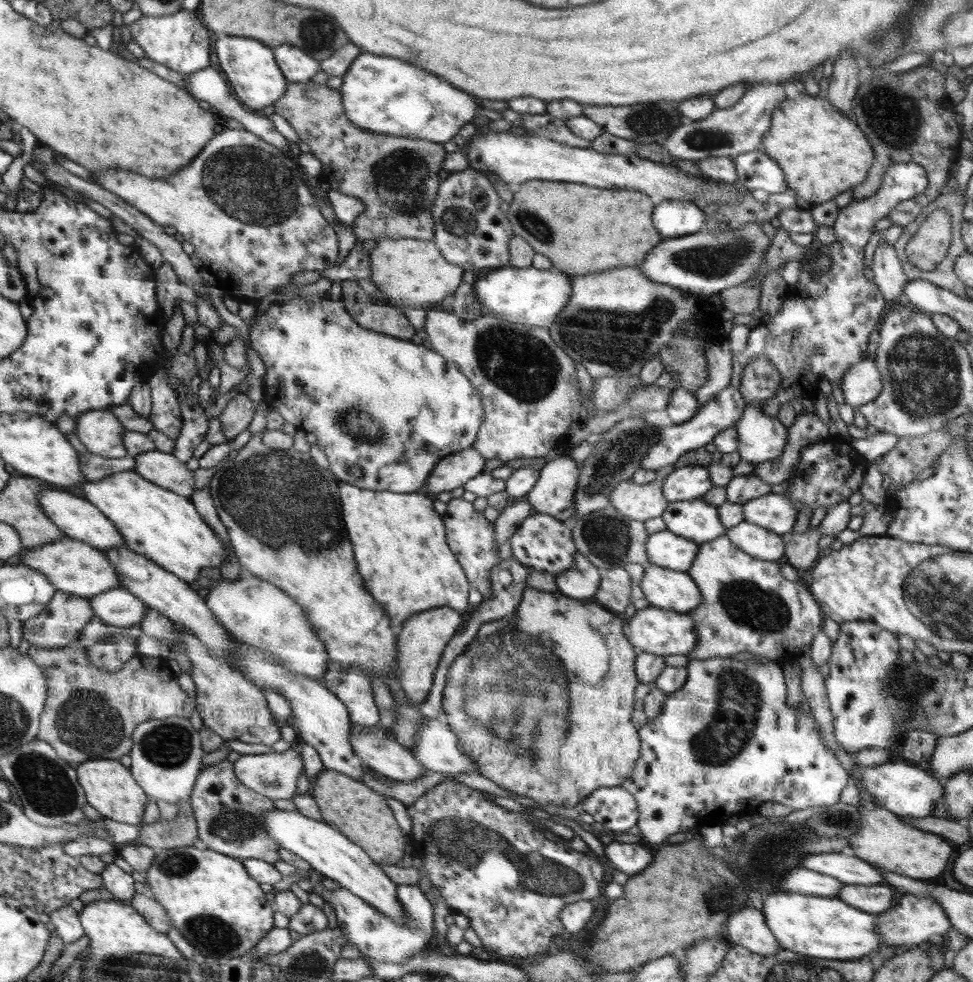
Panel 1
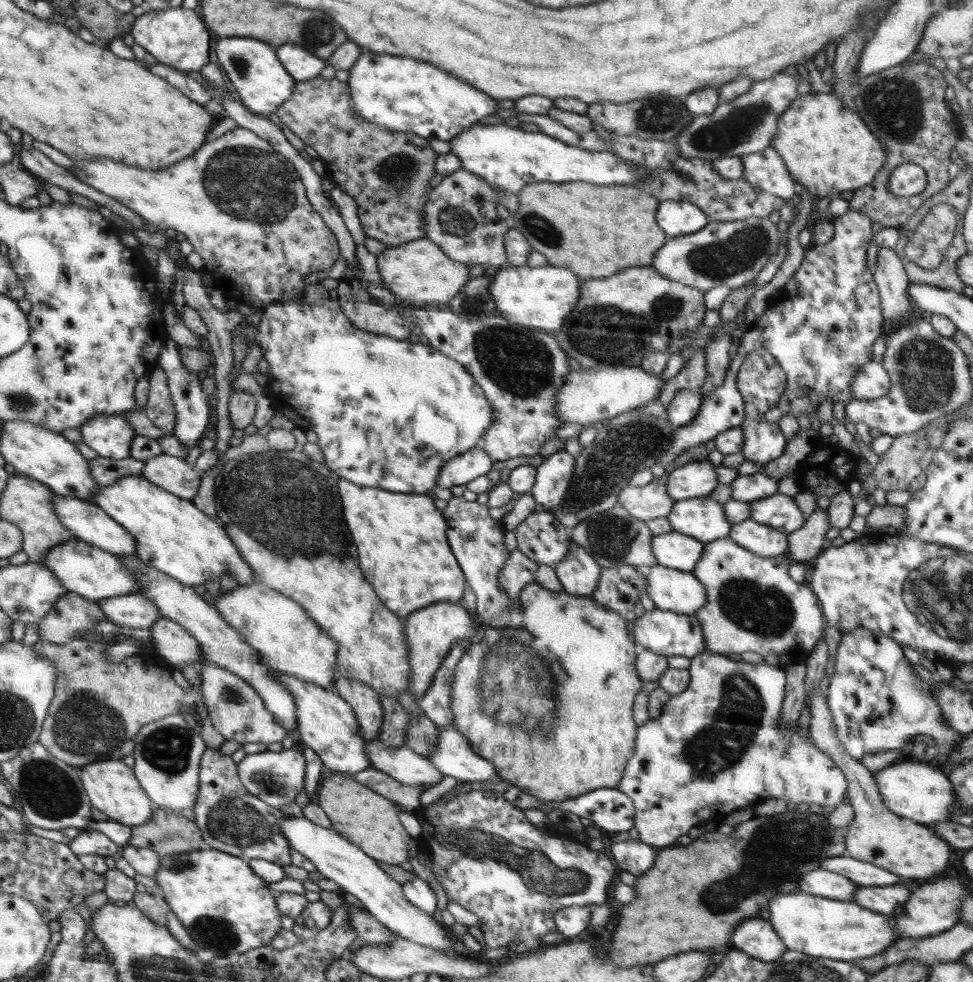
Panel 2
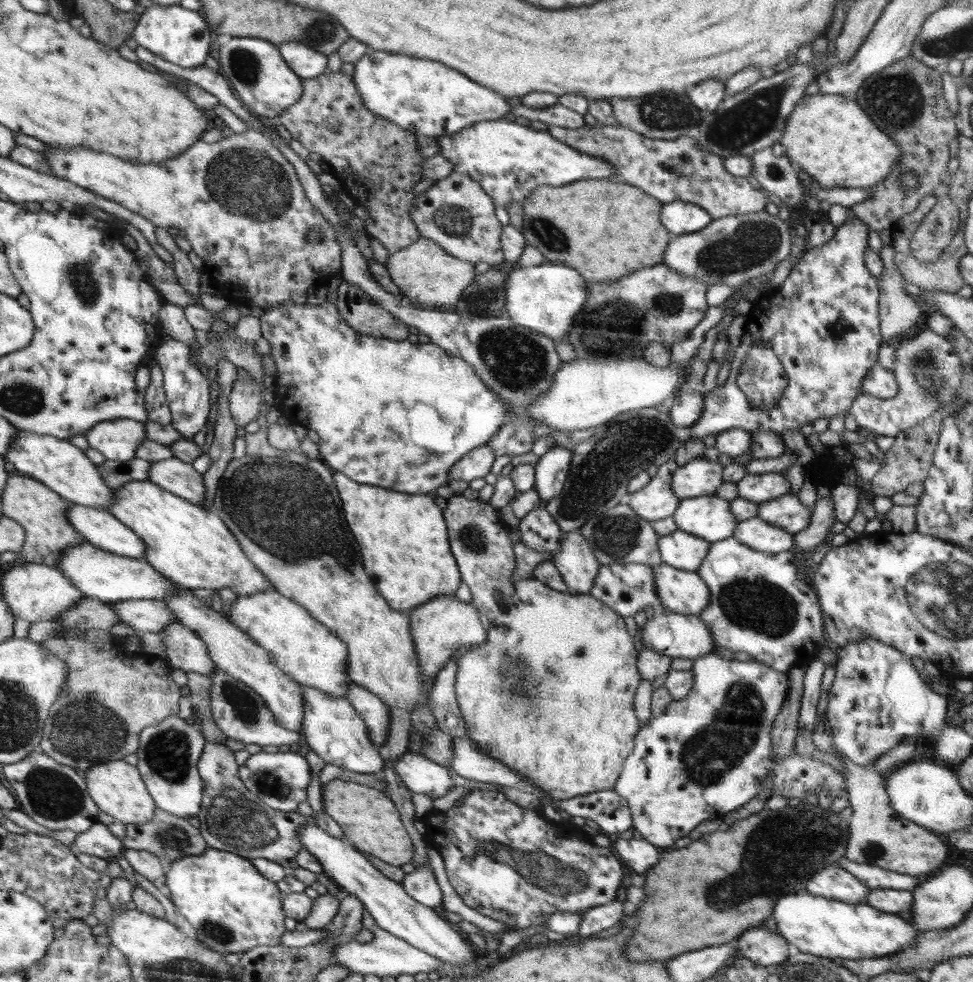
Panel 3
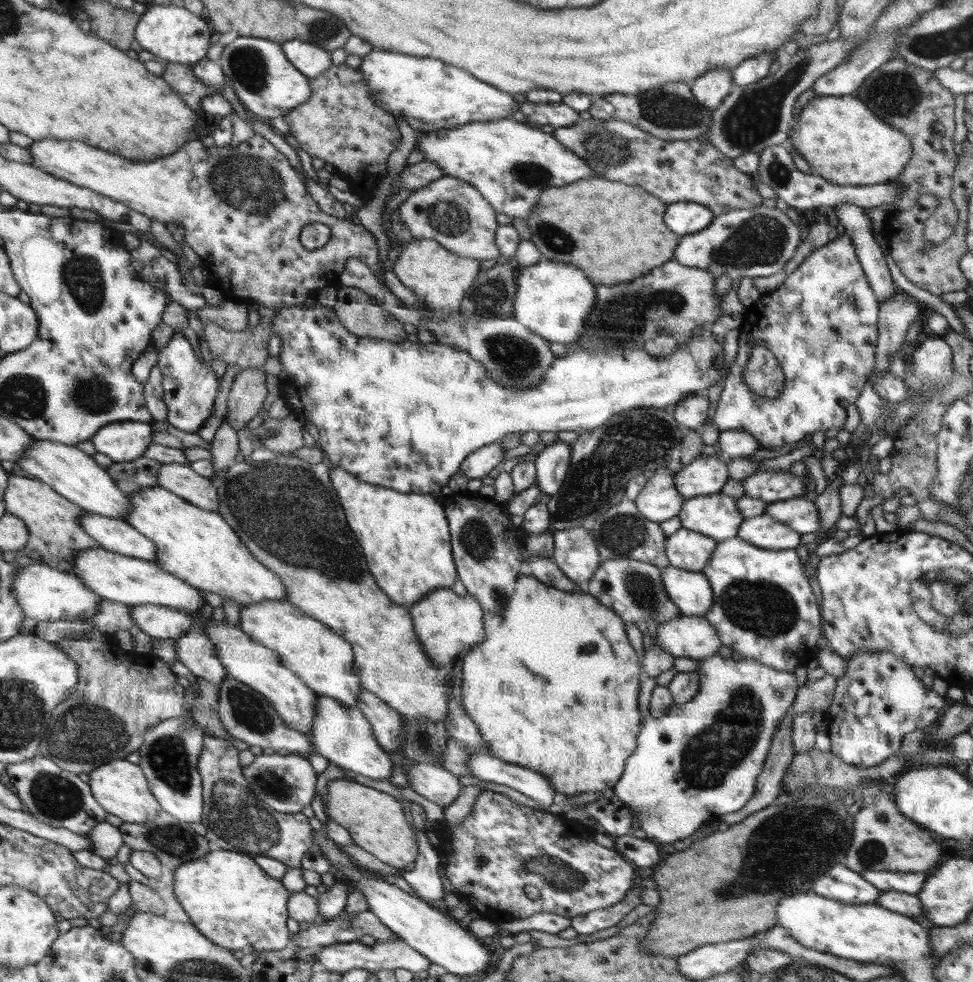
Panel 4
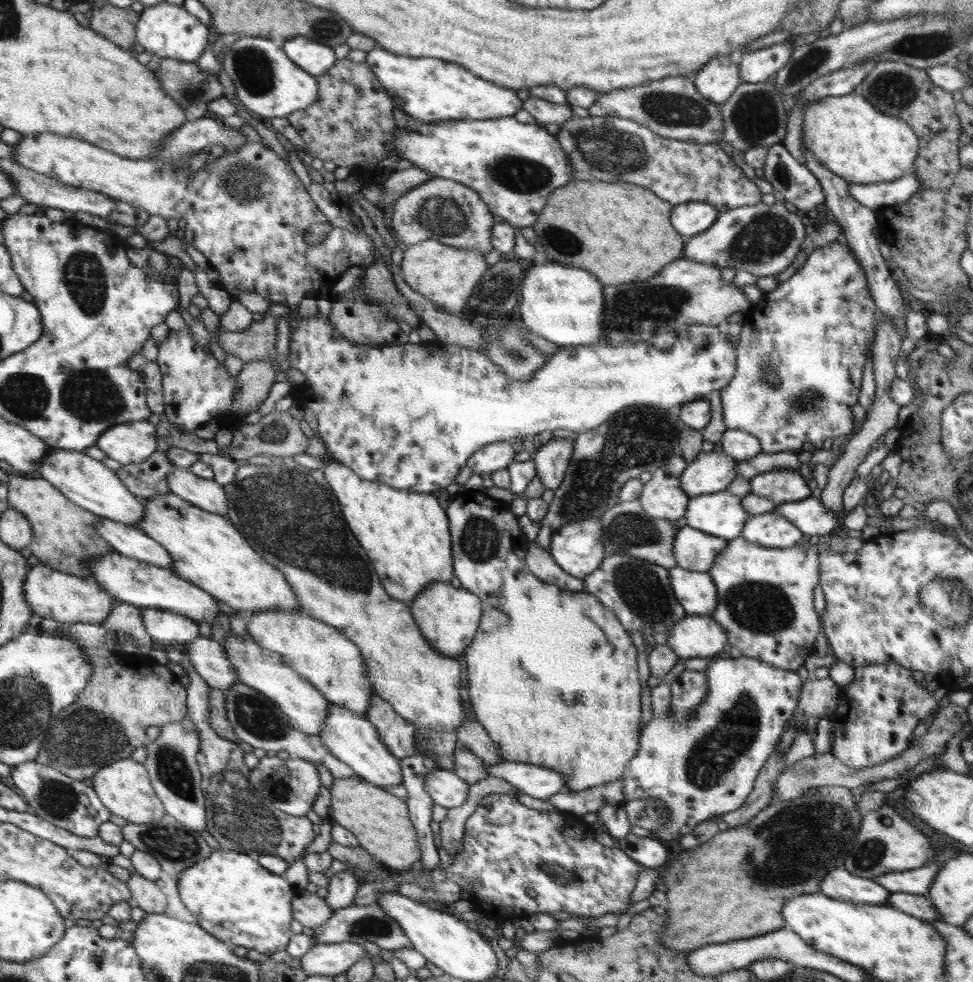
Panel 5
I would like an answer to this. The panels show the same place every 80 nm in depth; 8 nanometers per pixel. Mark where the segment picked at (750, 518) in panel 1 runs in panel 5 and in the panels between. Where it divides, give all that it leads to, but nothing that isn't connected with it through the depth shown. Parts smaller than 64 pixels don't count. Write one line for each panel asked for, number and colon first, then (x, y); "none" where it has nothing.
2: (779, 511)
3: (787, 512)
4: (801, 515)
5: (809, 515)

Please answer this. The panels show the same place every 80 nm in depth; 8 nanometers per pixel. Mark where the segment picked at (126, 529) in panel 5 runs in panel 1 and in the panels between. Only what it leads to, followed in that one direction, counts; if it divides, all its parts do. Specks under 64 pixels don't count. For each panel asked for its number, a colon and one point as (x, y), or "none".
1: (79, 519)
2: (88, 522)
3: (98, 526)
4: (113, 535)

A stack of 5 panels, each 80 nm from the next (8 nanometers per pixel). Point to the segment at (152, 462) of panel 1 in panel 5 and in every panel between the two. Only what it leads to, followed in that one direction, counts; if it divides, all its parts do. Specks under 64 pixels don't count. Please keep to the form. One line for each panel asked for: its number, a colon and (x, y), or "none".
2: (174, 474)
3: (179, 477)
4: (182, 479)
5: (211, 496)

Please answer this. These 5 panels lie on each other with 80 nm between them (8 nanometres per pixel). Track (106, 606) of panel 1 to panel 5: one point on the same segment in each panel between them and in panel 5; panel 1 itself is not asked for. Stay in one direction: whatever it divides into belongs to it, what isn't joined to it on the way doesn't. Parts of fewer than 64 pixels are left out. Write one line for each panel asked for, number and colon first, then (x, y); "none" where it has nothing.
2: (133, 610)
3: (147, 616)
4: (163, 622)
5: (168, 628)

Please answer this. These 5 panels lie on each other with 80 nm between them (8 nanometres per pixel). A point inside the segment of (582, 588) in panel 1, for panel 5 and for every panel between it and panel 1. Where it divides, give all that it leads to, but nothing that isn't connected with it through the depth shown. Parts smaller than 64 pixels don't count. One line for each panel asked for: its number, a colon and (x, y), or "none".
2: (578, 573)
3: (578, 567)
4: (575, 553)
5: (577, 548)

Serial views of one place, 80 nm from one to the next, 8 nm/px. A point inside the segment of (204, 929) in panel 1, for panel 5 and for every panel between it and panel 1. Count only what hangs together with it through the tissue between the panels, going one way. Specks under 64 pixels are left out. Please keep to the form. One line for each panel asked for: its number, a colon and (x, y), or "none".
2: (227, 910)
3: (234, 908)
4: (229, 898)
5: (233, 897)

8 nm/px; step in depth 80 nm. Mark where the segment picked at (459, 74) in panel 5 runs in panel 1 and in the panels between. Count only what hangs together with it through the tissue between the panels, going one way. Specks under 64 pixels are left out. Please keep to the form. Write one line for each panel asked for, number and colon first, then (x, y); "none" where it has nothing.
1: (386, 95)
2: (399, 93)
3: (428, 98)
4: (432, 95)

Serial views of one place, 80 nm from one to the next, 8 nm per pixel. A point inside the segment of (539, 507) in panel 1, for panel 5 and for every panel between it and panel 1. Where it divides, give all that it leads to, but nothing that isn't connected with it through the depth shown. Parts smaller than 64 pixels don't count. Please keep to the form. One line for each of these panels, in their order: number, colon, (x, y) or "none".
2: (553, 477)
3: (551, 471)
4: (551, 466)
5: (551, 460)

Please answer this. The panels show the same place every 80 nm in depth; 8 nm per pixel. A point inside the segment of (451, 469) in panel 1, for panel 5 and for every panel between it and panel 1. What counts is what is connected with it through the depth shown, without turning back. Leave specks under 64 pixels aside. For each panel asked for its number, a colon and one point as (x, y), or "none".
2: (475, 462)
3: (477, 464)
4: (478, 464)
5: (498, 455)

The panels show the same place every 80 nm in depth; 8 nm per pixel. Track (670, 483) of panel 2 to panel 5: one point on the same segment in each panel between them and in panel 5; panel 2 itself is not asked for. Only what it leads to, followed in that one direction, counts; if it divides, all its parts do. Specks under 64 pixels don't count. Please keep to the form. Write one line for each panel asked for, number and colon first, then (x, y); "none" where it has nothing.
3: (701, 477)
4: (705, 475)
5: (711, 472)

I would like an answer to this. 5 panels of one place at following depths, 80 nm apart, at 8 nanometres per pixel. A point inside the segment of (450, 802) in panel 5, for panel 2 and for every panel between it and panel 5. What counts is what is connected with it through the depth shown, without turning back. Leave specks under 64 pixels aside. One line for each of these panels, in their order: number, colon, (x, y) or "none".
2: (407, 766)
3: (424, 776)
4: (438, 785)

